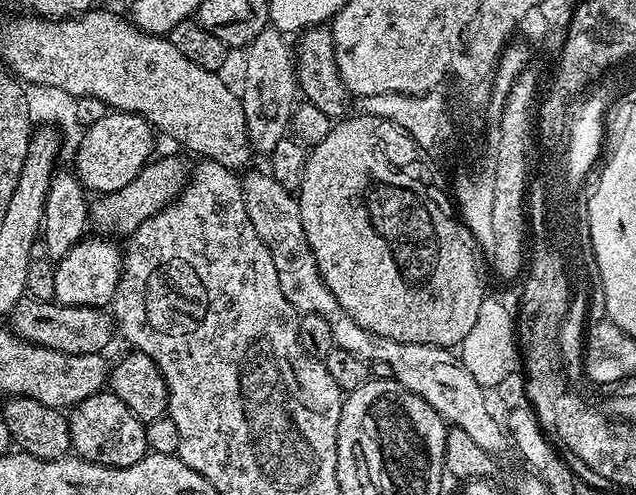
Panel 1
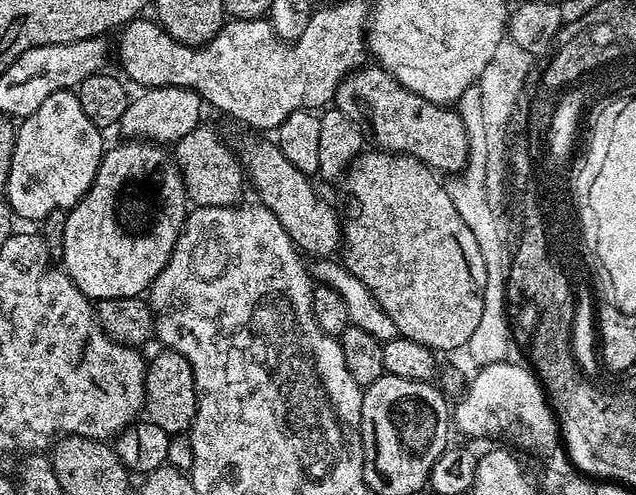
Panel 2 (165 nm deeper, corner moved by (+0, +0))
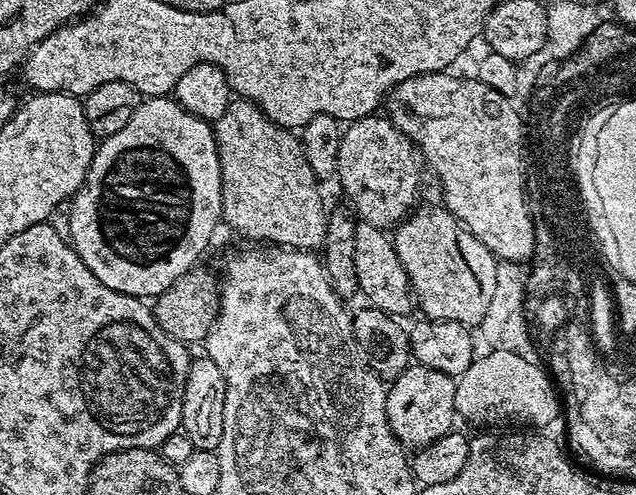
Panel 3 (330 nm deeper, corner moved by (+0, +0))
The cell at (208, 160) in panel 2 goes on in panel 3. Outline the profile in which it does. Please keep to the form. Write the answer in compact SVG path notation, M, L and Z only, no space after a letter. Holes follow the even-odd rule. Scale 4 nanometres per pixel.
M243 98L233 99L228 105L226 114L214 122L214 131L216 133L216 149L220 159L220 169L222 170L222 220L225 225L236 224L236 228L244 236L249 236L252 242L267 242L272 246L283 246L286 248L298 248L301 250L320 250L324 247L326 230L328 229L329 213L324 212L324 200L320 197L321 181L317 180L314 170L310 170L310 162L306 162L304 147L300 144L300 137L291 128L278 126L263 110Z

